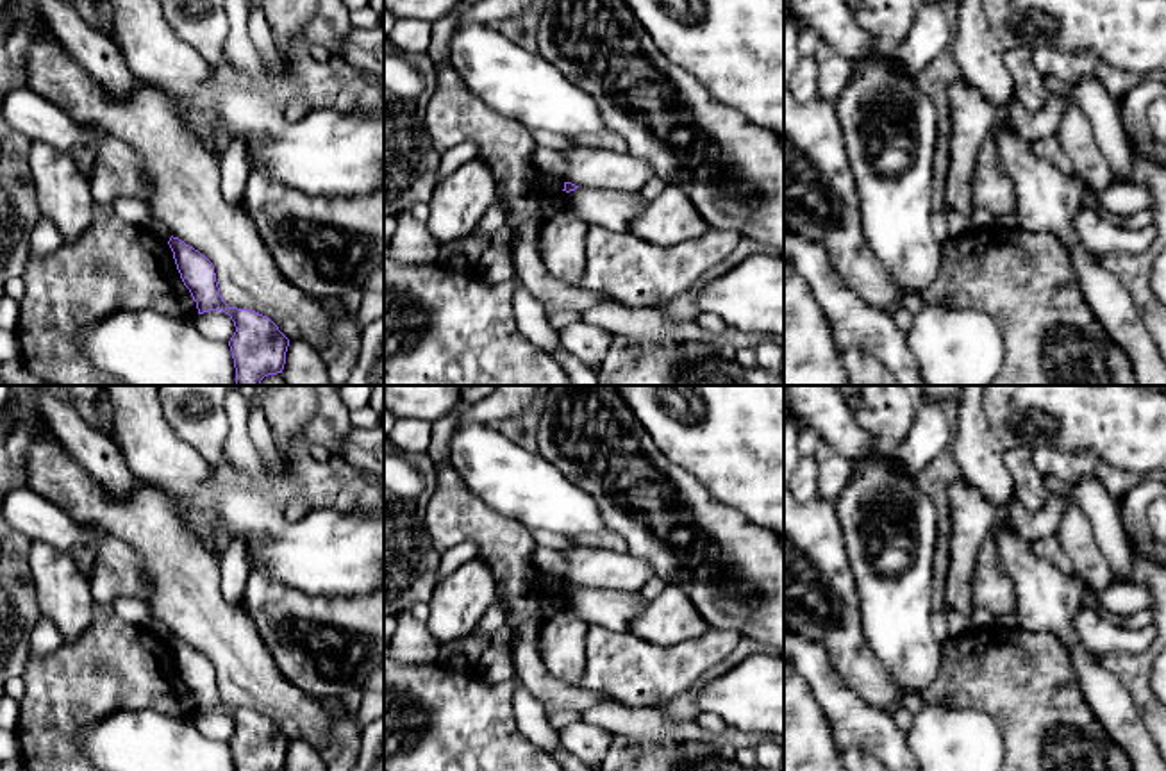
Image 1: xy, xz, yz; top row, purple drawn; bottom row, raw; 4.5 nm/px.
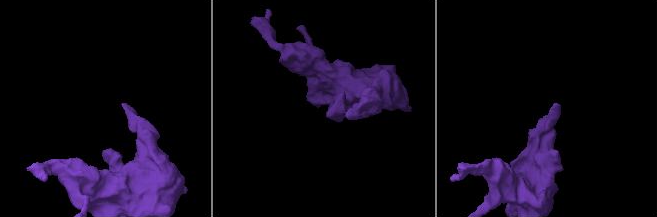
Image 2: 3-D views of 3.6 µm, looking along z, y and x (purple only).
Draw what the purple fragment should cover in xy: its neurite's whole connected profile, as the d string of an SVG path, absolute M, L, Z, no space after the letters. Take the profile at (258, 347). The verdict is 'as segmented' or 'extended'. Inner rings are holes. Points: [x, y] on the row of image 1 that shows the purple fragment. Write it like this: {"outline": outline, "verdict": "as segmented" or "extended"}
{"outline": "M171 236L168 245L198 314L221 311L234 321L236 332L229 346L236 386L261 386L264 377L282 373L289 339L279 327L255 311L229 307L220 294L212 262L179 237Z", "verdict": "as segmented"}

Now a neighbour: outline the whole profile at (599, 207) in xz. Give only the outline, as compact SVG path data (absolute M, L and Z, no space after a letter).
M577 187L562 191L557 198L559 211L584 220L589 227L629 232L636 216L650 203L648 198L634 191L609 191L593 187Z

